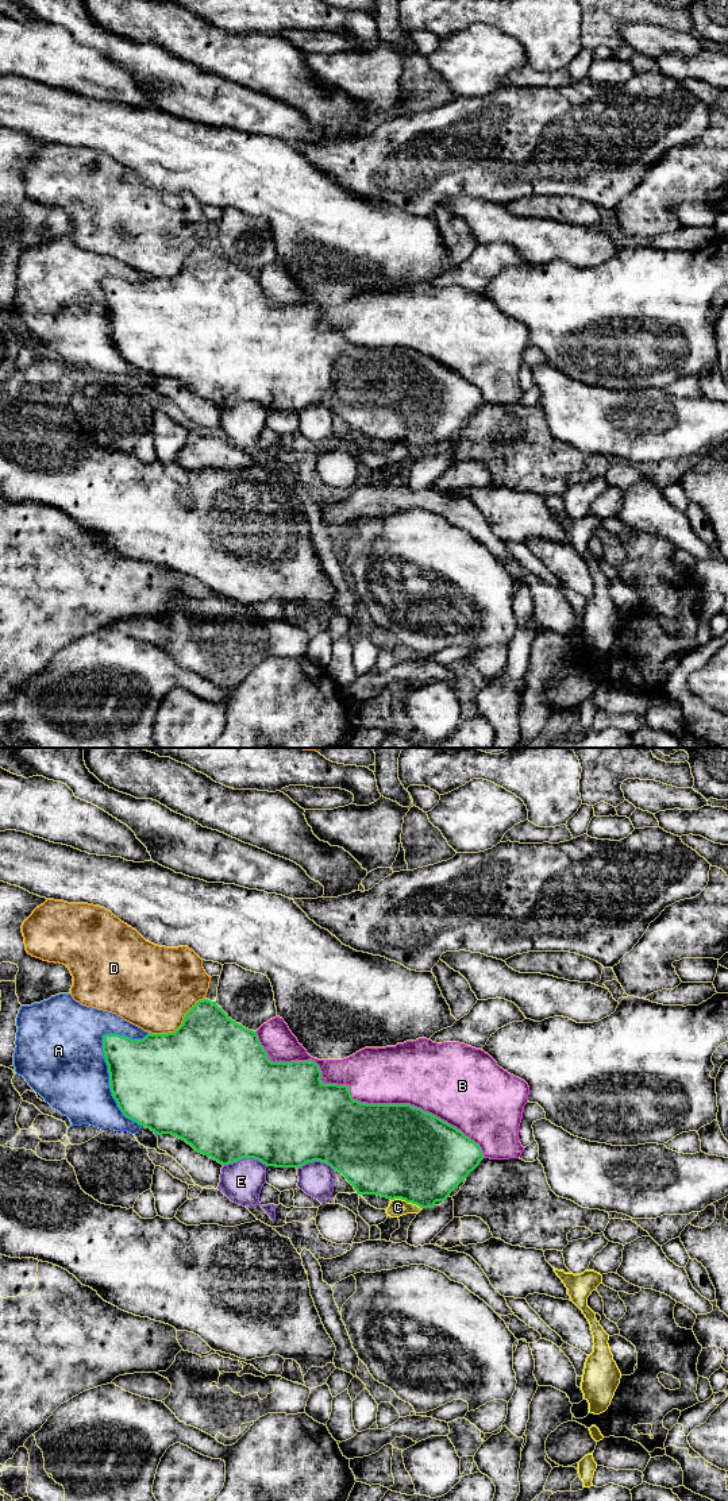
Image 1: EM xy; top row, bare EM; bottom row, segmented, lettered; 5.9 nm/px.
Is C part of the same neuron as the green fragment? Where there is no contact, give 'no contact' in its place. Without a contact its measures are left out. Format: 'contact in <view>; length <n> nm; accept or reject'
contact in xy; length 200 nm; reject

